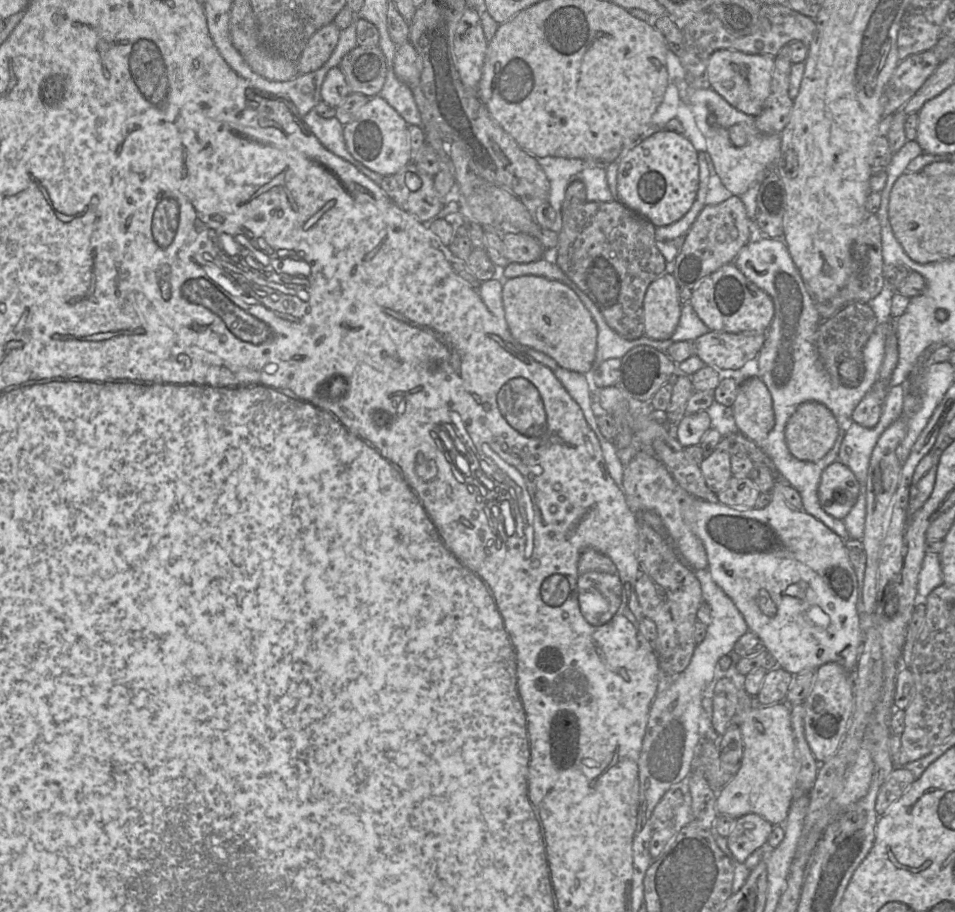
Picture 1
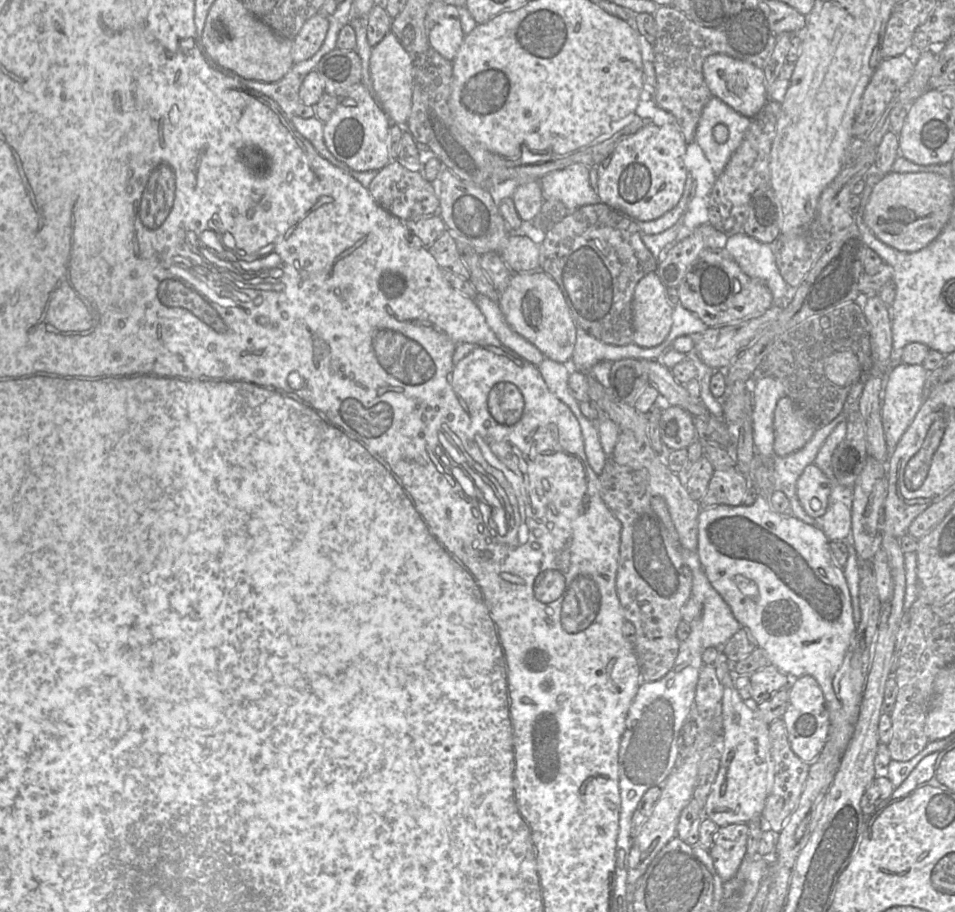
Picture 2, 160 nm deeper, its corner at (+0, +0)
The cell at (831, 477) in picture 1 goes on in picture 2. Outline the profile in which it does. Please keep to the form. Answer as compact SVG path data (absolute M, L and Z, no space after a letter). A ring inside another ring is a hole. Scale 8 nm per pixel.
M814 464L804 469L796 484L801 506L813 518L825 514L831 490L831 480Z

